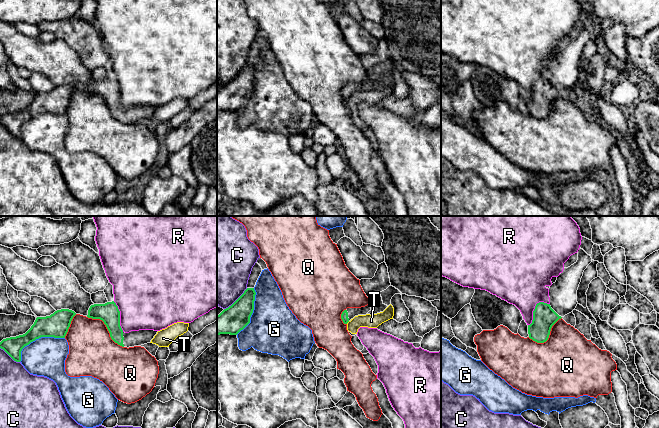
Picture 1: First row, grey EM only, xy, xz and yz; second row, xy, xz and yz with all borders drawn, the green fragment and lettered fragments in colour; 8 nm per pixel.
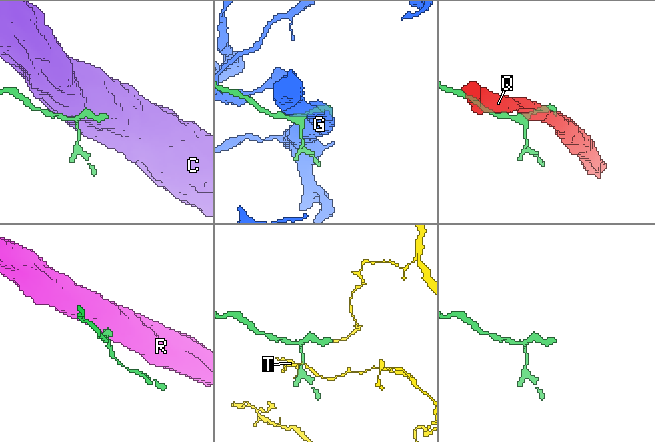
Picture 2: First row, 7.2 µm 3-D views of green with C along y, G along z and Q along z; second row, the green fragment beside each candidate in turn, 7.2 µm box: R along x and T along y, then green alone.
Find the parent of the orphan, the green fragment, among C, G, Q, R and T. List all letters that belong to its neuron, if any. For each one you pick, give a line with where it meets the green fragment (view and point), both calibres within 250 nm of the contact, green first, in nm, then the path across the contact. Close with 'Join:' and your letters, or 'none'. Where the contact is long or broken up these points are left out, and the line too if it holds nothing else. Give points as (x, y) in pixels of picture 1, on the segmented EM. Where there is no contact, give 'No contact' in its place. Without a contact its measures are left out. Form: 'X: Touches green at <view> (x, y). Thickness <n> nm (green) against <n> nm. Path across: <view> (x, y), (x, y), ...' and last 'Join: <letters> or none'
Join: none

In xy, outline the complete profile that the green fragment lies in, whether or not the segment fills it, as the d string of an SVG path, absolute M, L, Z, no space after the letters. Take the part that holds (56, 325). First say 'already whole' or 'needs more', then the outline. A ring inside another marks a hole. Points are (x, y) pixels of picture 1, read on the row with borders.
already whole; M69 309L55 311L50 316L37 317L31 328L23 335L3 339L0 348L14 361L21 361L22 349L41 337L65 338L76 313Z

